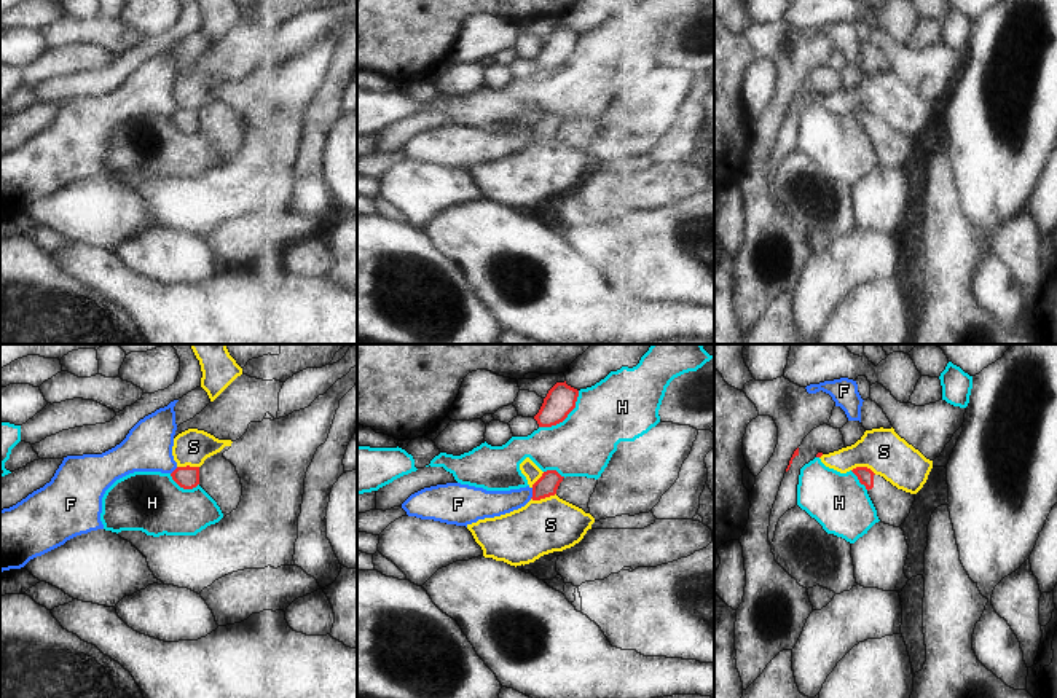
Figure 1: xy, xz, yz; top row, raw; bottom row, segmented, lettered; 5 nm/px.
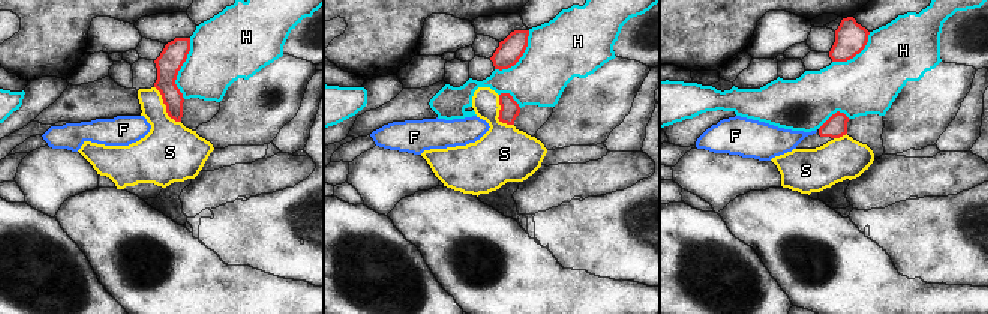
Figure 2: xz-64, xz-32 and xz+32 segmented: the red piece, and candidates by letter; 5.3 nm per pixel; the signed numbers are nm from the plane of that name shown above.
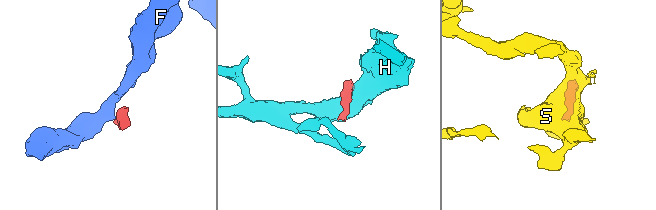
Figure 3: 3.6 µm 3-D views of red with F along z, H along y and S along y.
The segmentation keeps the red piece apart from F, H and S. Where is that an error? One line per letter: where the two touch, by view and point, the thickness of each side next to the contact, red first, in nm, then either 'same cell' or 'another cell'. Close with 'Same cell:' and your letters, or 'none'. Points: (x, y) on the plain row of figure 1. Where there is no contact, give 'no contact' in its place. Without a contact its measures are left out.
F: xz (533, 136) | 110/140 nm | another cell
H: xz (565, 61) | 150/320 nm | another cell
S: xz (542, 141) | 110/280 nm | another cell
Same cell: none

